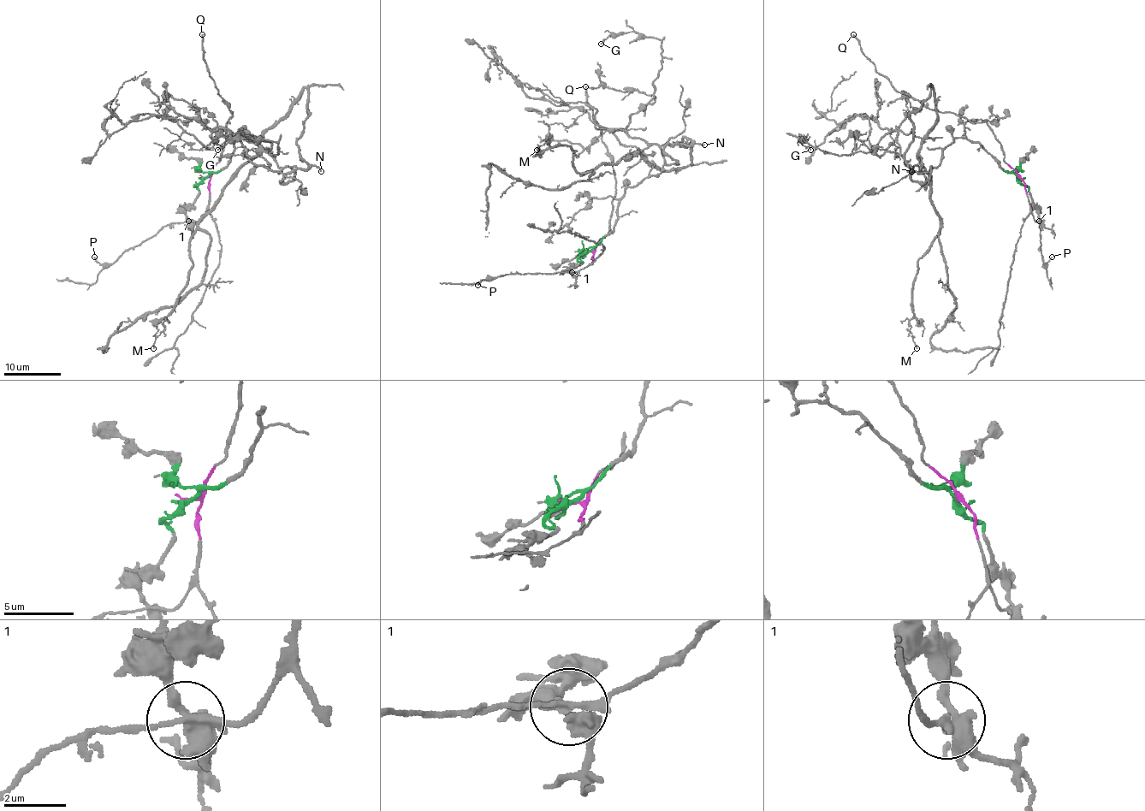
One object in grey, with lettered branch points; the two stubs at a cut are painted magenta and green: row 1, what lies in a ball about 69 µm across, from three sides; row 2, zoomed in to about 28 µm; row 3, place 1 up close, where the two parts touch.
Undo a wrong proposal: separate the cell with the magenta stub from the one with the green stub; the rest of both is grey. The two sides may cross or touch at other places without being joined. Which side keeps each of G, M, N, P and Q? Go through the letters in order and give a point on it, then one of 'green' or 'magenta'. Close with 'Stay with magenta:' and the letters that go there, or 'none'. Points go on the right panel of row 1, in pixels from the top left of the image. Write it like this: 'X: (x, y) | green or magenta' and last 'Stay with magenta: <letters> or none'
G: (810, 150) | green
M: (916, 348) | green
N: (911, 171) | green
P: (1052, 257) | magenta
Q: (853, 34) | magenta
Stay with magenta: P, Q

